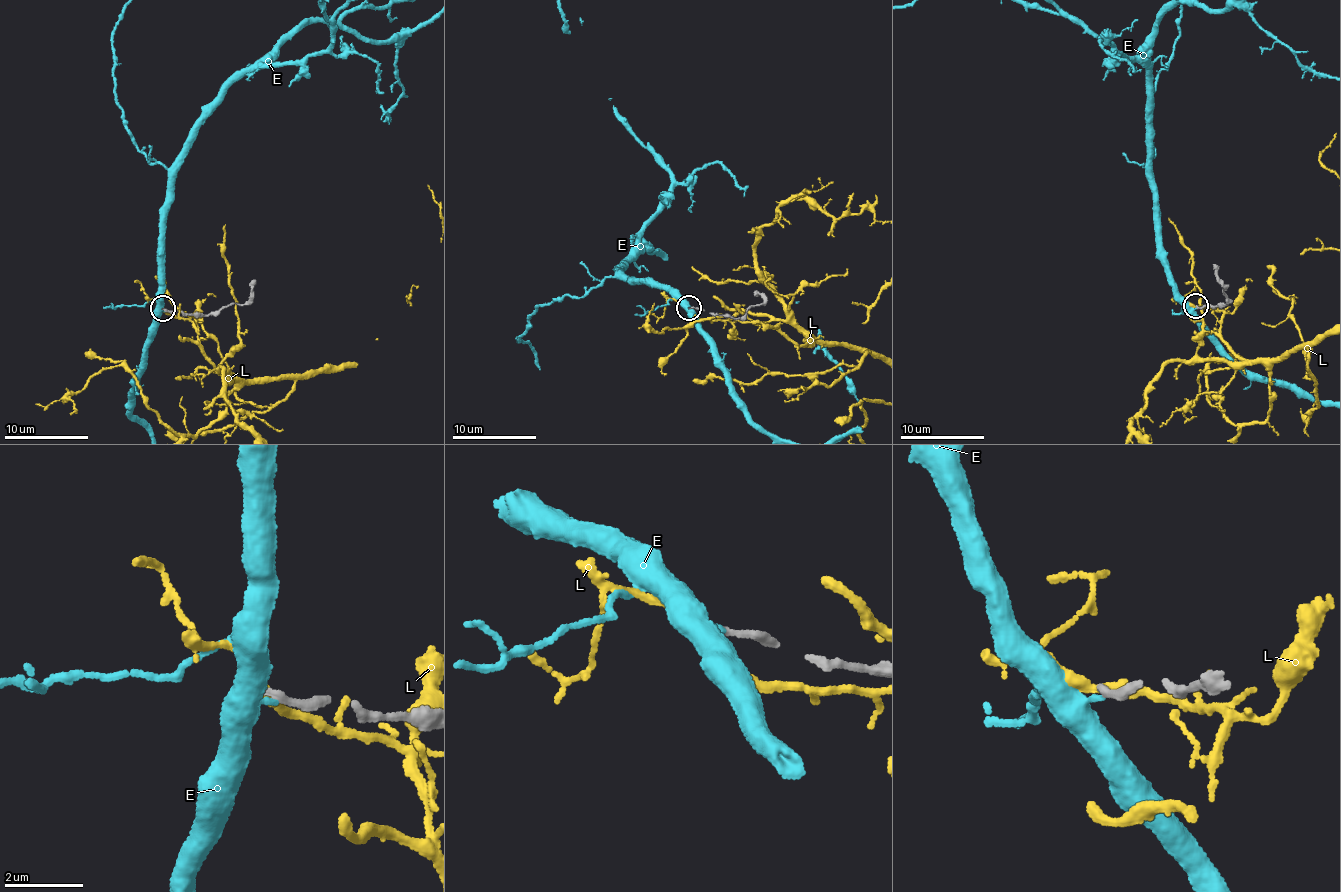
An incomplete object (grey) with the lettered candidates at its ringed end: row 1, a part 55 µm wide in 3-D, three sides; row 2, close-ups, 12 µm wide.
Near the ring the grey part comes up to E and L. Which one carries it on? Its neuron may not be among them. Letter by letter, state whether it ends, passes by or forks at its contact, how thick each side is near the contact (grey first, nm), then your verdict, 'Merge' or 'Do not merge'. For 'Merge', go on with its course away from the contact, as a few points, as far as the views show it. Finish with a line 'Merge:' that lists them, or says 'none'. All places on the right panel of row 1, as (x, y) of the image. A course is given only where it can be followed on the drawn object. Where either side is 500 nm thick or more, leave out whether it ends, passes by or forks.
E: It ends there. Thickness 220 nm (grey) against 180 nm. Do not merge
L: It passes by. Thickness 170 nm (grey) against 280 nm. Do not merge
Merge: none

